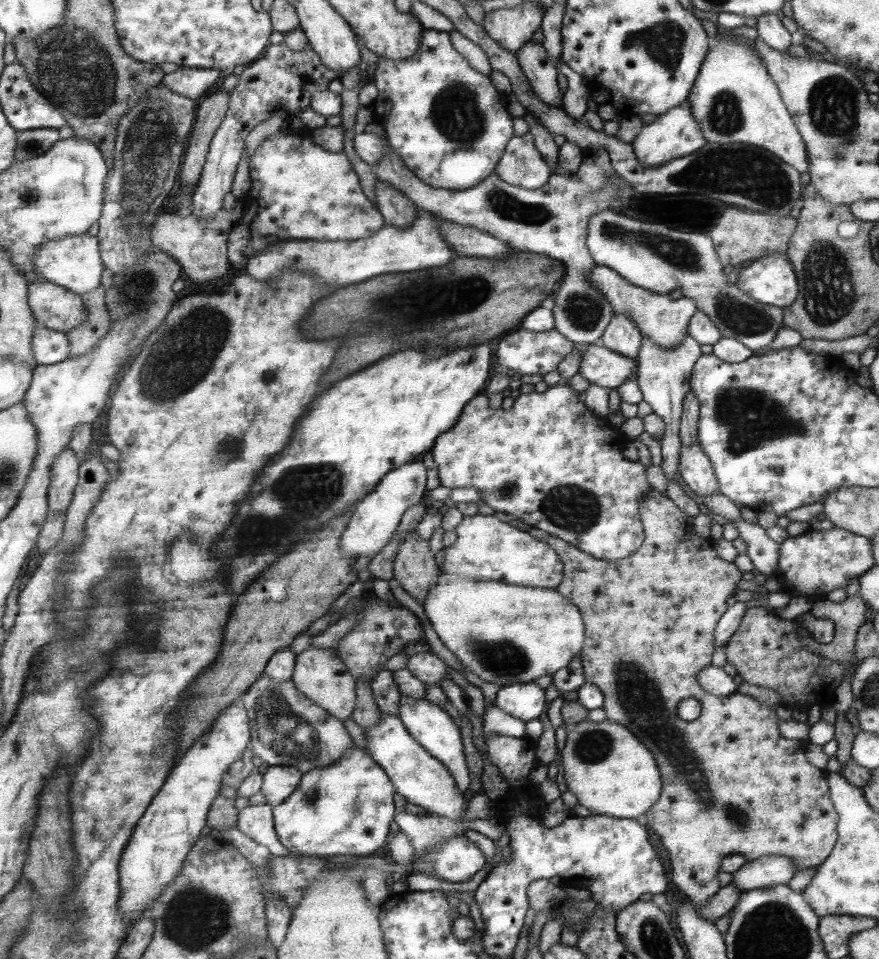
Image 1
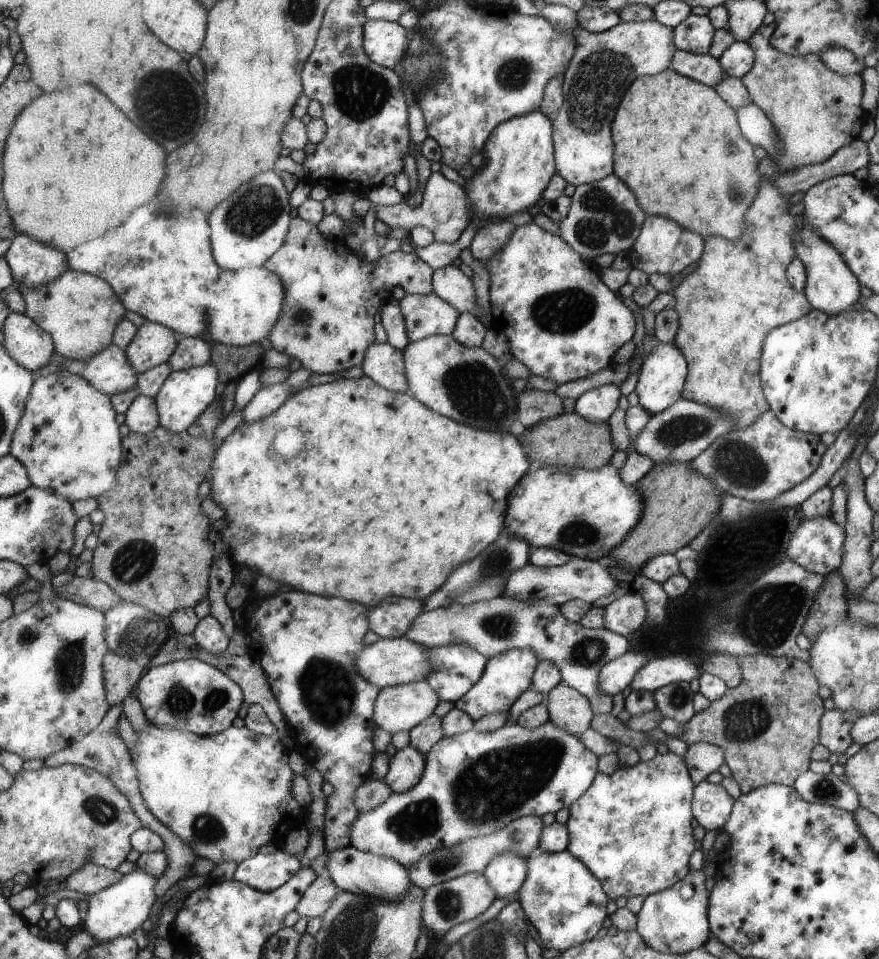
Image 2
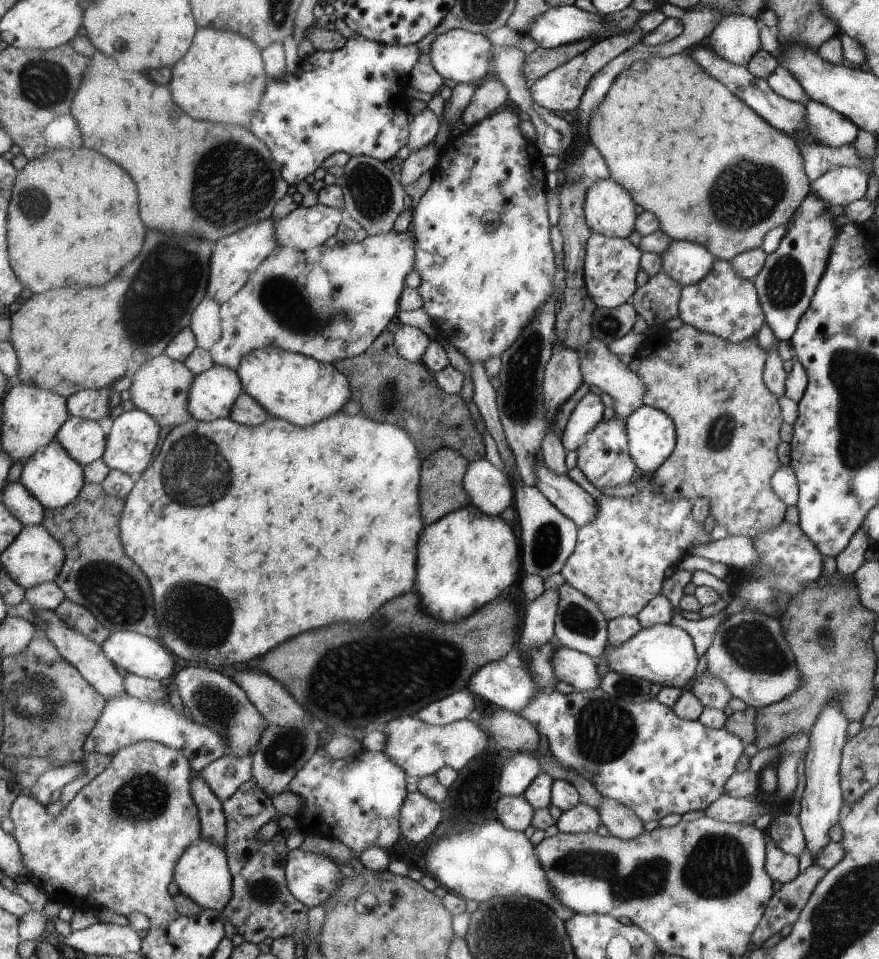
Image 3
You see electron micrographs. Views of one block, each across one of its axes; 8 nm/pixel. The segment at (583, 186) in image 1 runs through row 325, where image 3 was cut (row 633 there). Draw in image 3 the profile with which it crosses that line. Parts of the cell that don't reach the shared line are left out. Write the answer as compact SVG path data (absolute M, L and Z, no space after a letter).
M563 582L557 591L557 612L554 620L554 636L559 644L567 648L577 650L596 658L606 647L607 642L607 620L603 613L590 598L585 598L581 592L571 588L567 582Z

